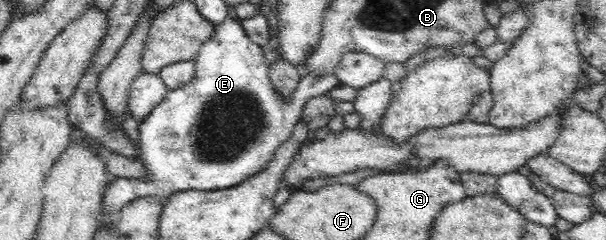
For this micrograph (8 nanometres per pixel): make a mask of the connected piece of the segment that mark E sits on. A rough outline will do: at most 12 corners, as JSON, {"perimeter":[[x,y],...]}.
{"perimeter":[[241,20],[215,27],[187,84],[140,122],[139,197],[240,185],[289,140],[307,100],[273,87]]}

